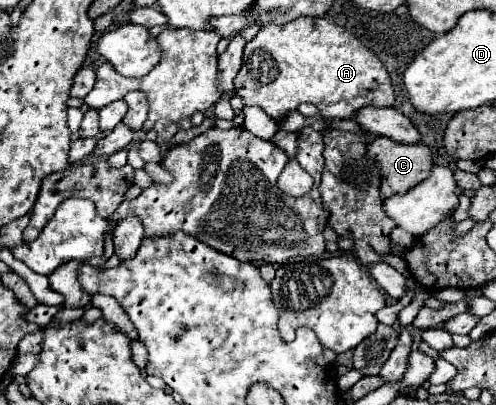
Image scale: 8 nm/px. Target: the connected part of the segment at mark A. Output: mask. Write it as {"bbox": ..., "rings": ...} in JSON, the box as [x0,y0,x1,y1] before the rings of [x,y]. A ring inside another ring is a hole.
{"bbox":[234,17,394,119],"rings":[[[298,17],[286,25],[266,23],[244,49],[242,69],[234,79],[234,89],[236,95],[242,97],[244,105],[262,107],[272,119],[284,117],[300,103],[316,105],[322,117],[328,119],[350,119],[364,105],[392,107],[394,103],[394,89],[380,59],[350,31],[326,17]]]}

